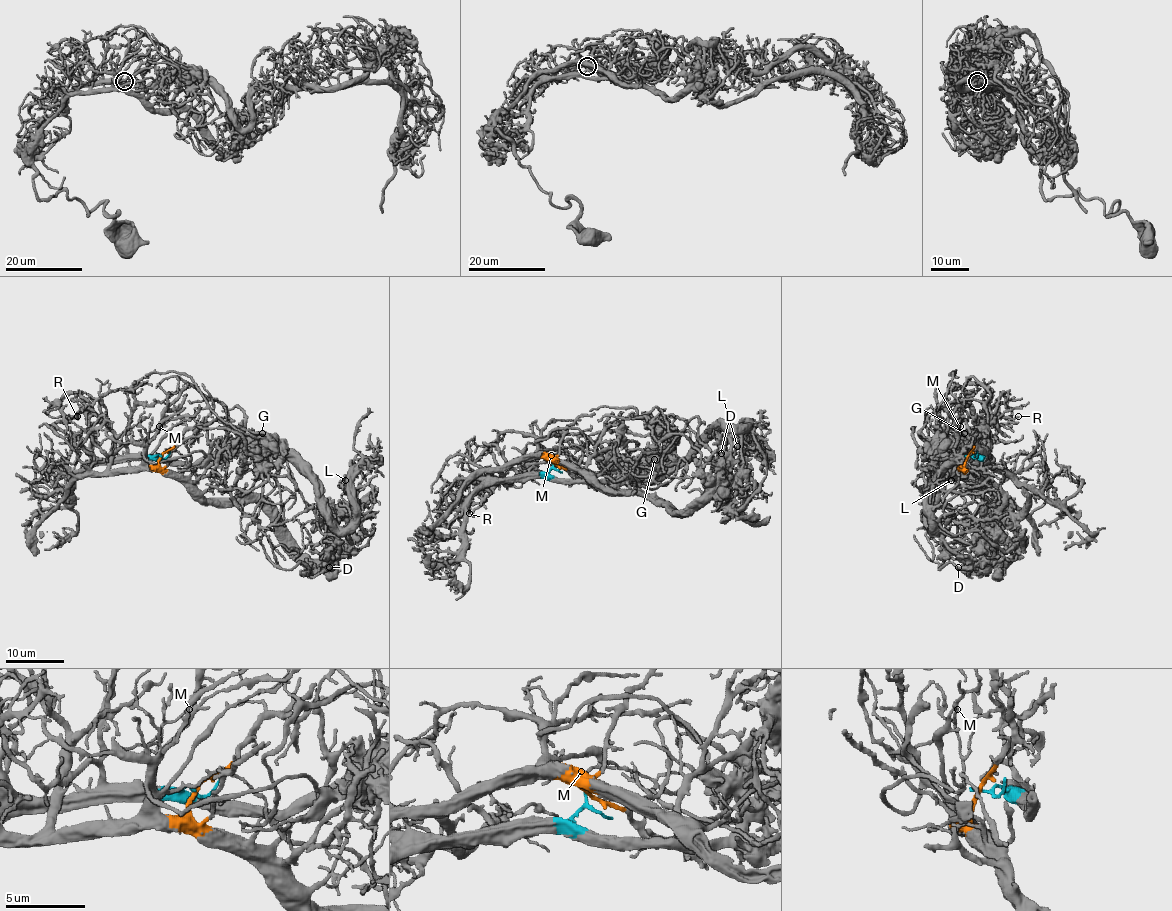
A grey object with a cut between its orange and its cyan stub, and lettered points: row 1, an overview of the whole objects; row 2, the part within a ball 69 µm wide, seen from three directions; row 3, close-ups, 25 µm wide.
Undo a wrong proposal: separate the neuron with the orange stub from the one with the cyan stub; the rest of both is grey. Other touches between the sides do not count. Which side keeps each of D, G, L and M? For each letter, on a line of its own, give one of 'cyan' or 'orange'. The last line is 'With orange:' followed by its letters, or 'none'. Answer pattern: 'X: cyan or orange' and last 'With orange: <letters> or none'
D: orange
G: cyan
L: cyan
M: orange
With orange: D, M

